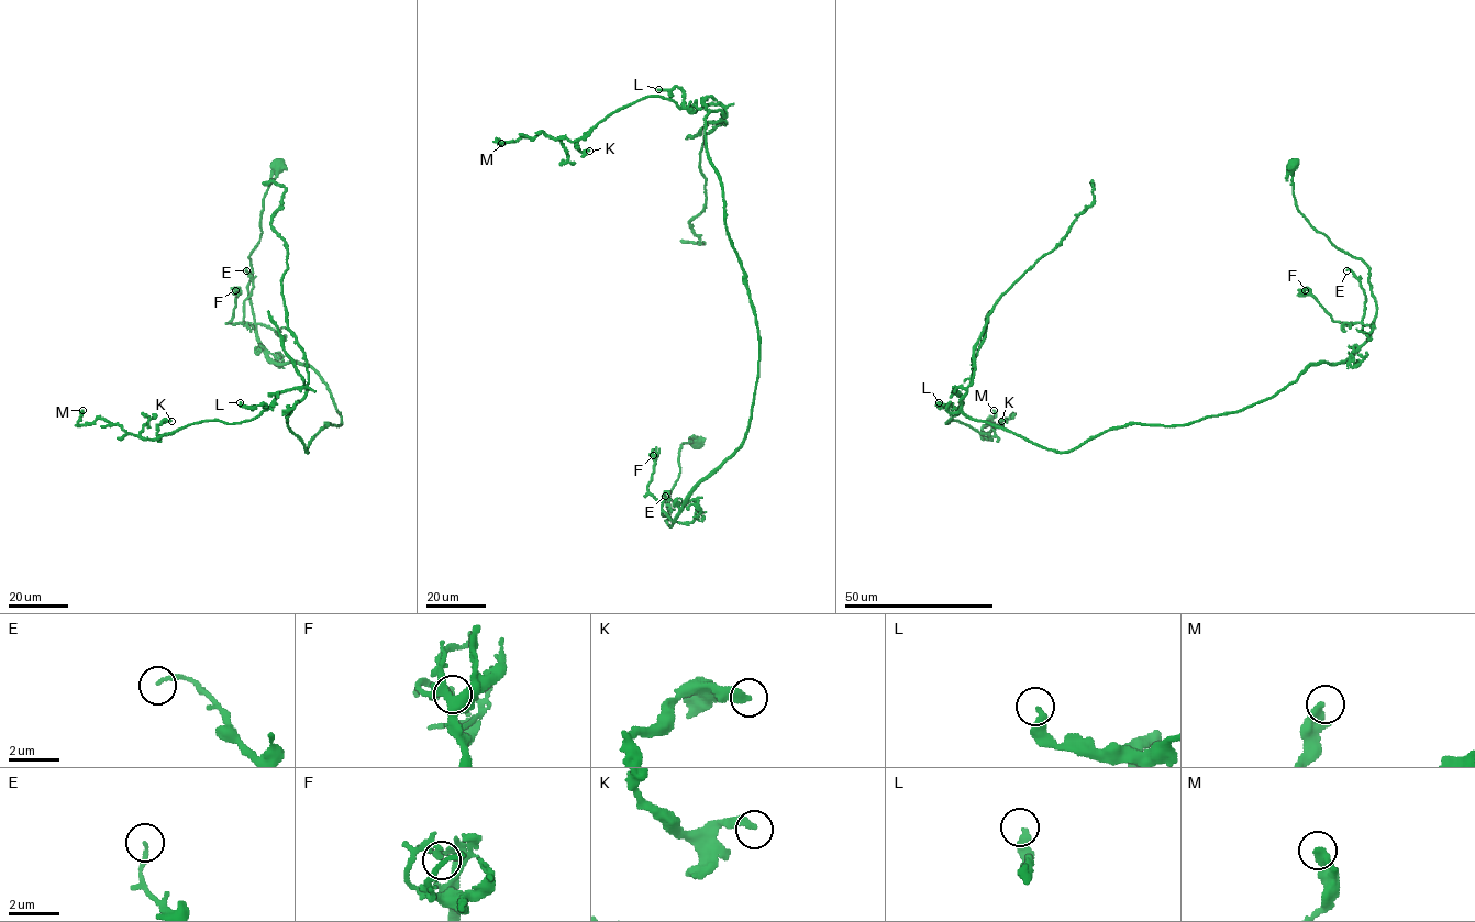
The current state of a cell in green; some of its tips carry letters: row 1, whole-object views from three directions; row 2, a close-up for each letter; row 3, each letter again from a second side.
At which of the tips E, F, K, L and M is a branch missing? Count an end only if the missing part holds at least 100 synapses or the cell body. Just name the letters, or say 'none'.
none

